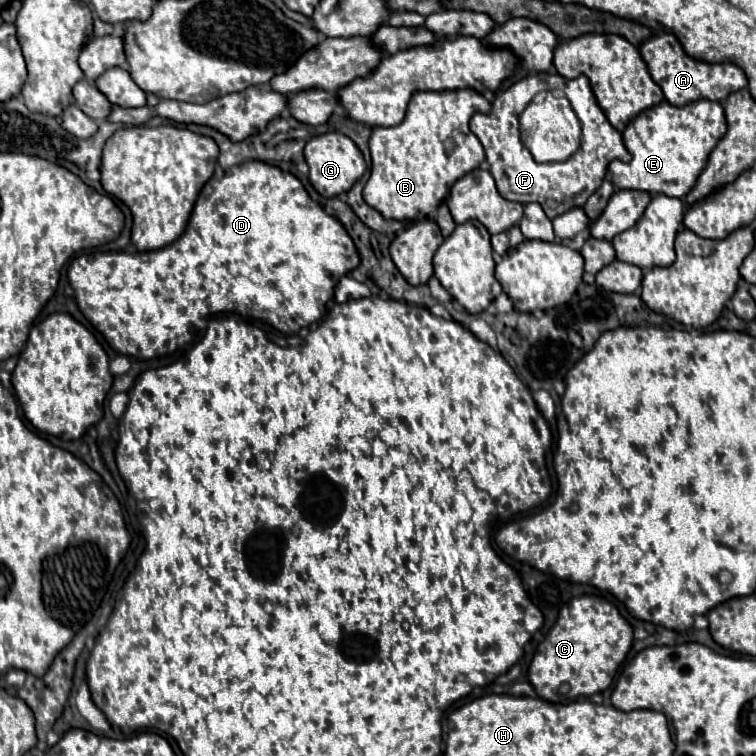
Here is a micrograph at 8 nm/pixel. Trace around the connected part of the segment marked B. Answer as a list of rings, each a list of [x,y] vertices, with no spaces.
[[[444,90],[444,92],[416,92],[408,104],[406,118],[398,126],[374,128],[370,136],[372,170],[364,186],[364,200],[378,210],[386,220],[414,220],[428,216],[444,202],[450,188],[464,174],[476,170],[484,162],[480,140],[470,132],[468,122],[476,112],[488,112],[490,102],[474,90]]]

